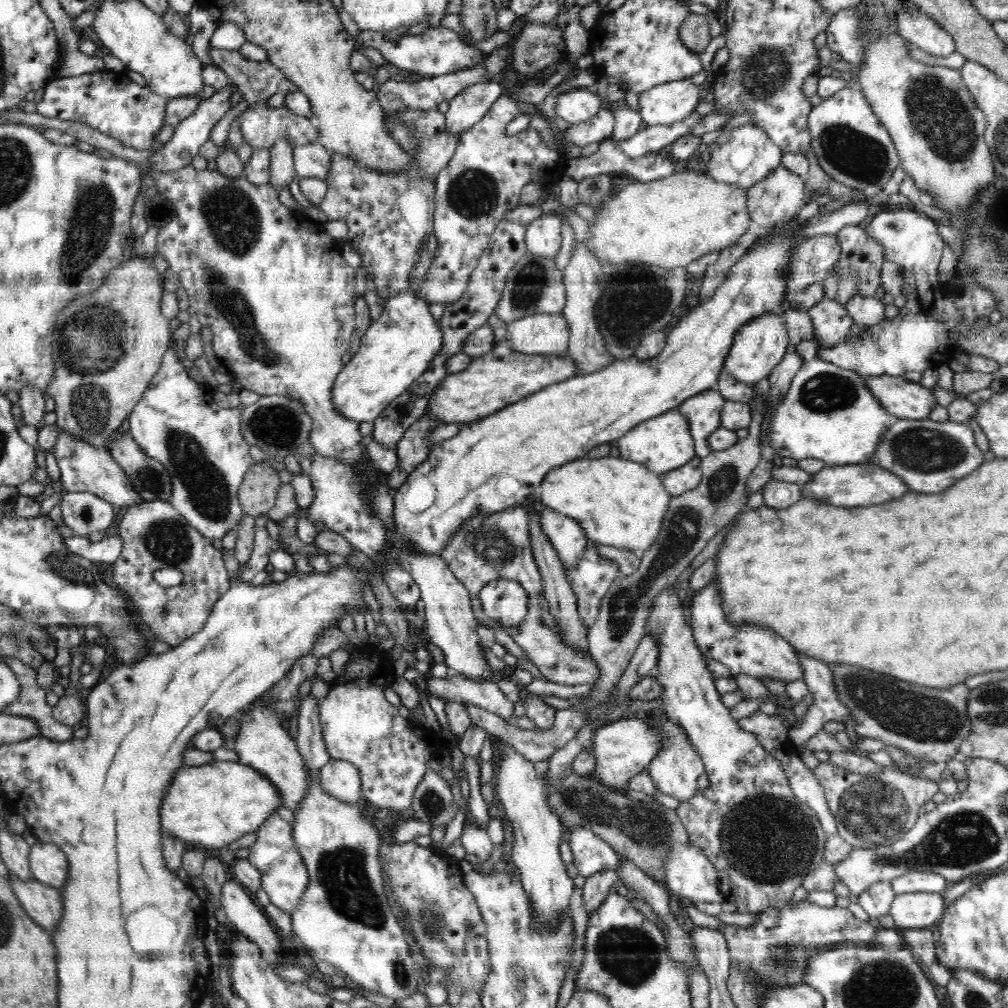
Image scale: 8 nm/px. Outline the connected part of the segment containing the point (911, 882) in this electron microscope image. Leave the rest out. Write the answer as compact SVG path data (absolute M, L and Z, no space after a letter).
M914 869L892 879L891 885L898 896L898 894L910 894L909 892L946 892L948 881L939 873Z

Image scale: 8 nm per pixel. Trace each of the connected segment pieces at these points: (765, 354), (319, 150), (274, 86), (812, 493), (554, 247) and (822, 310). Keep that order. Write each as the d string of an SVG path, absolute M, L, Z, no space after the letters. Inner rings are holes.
M772 312L758 316L750 322L746 322L736 334L734 334L734 342L728 350L723 369L739 382L744 384L755 385L762 378L769 376L774 370L774 366L778 366L782 362L782 358L786 356L786 348L788 348L789 336L787 335L787 326L784 323L782 315L774 315Z
M317 141L293 150L293 162L298 178L325 180L332 168L331 153Z
M210 47L208 55L216 67L220 67L231 80L248 107L256 102L268 101L276 92L300 91L300 87L288 80L286 75L271 61L250 60L238 50Z
M870 461L858 464L825 466L820 472L812 476L806 484L808 493L804 498L818 498L826 500L834 506L870 506L900 498L908 492L906 481L902 477L886 470Z
M554 212L540 216L526 230L527 252L536 256L555 258L562 246L562 215Z
M825 296L808 311L814 325L814 341L818 344L834 346L848 340L854 321L845 305Z

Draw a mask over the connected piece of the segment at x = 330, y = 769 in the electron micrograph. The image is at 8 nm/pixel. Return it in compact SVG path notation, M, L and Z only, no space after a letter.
M332 760L320 769L322 791L340 801L357 803L361 800L362 781L360 771L346 760Z

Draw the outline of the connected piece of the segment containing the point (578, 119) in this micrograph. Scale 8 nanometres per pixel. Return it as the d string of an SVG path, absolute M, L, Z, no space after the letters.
M574 88L562 93L555 104L558 117L575 125L591 119L600 109L602 97L595 89Z

